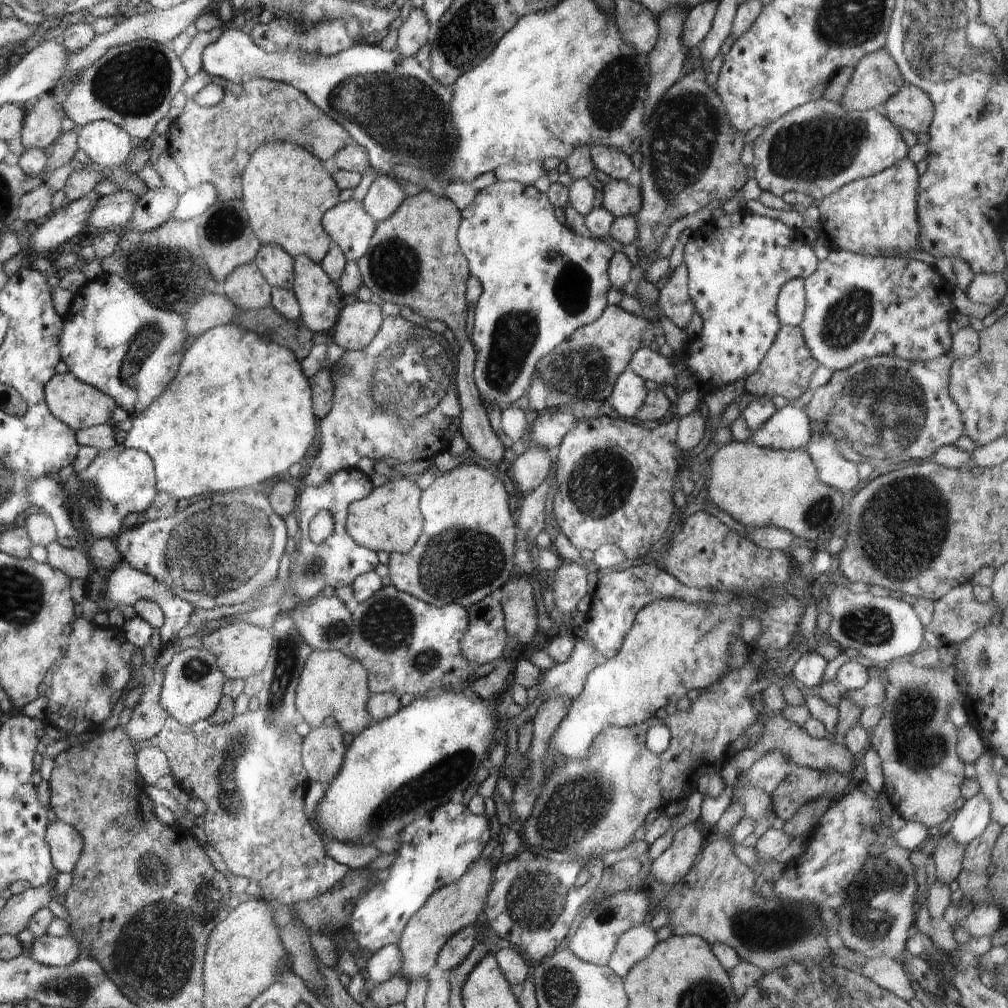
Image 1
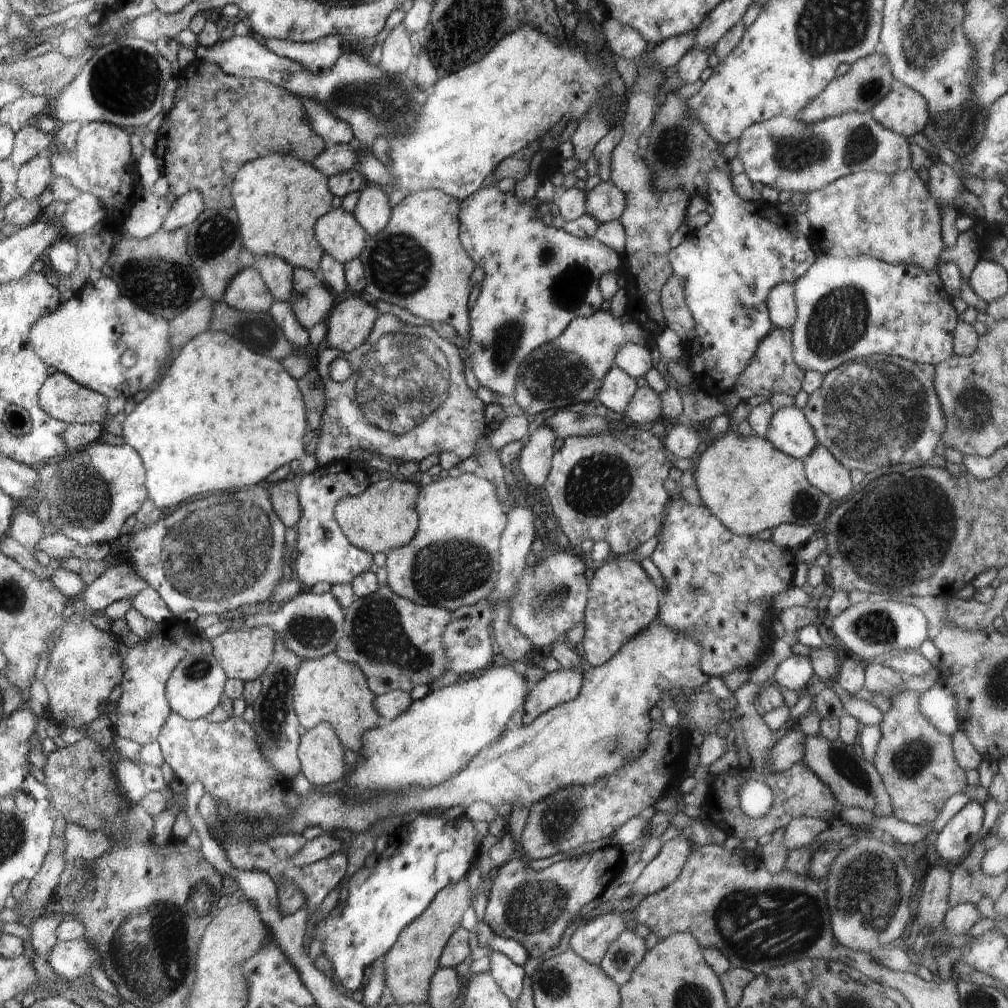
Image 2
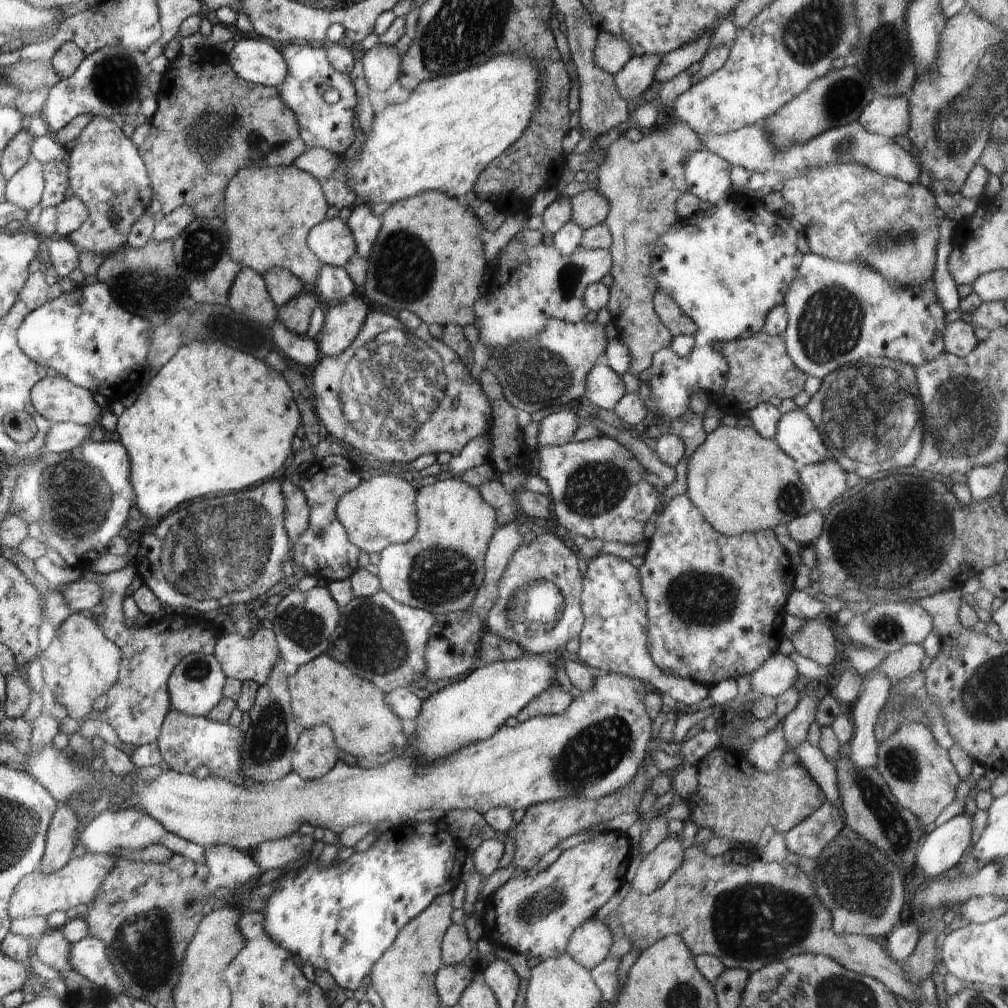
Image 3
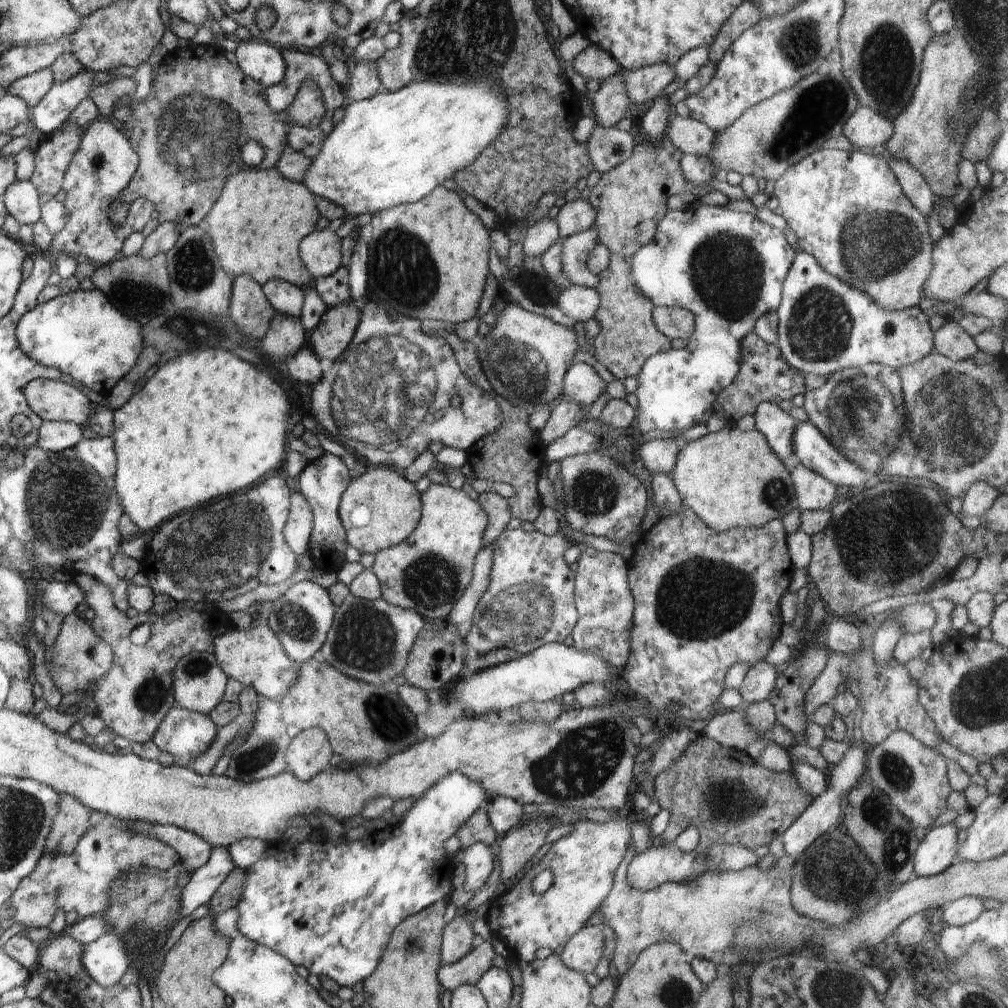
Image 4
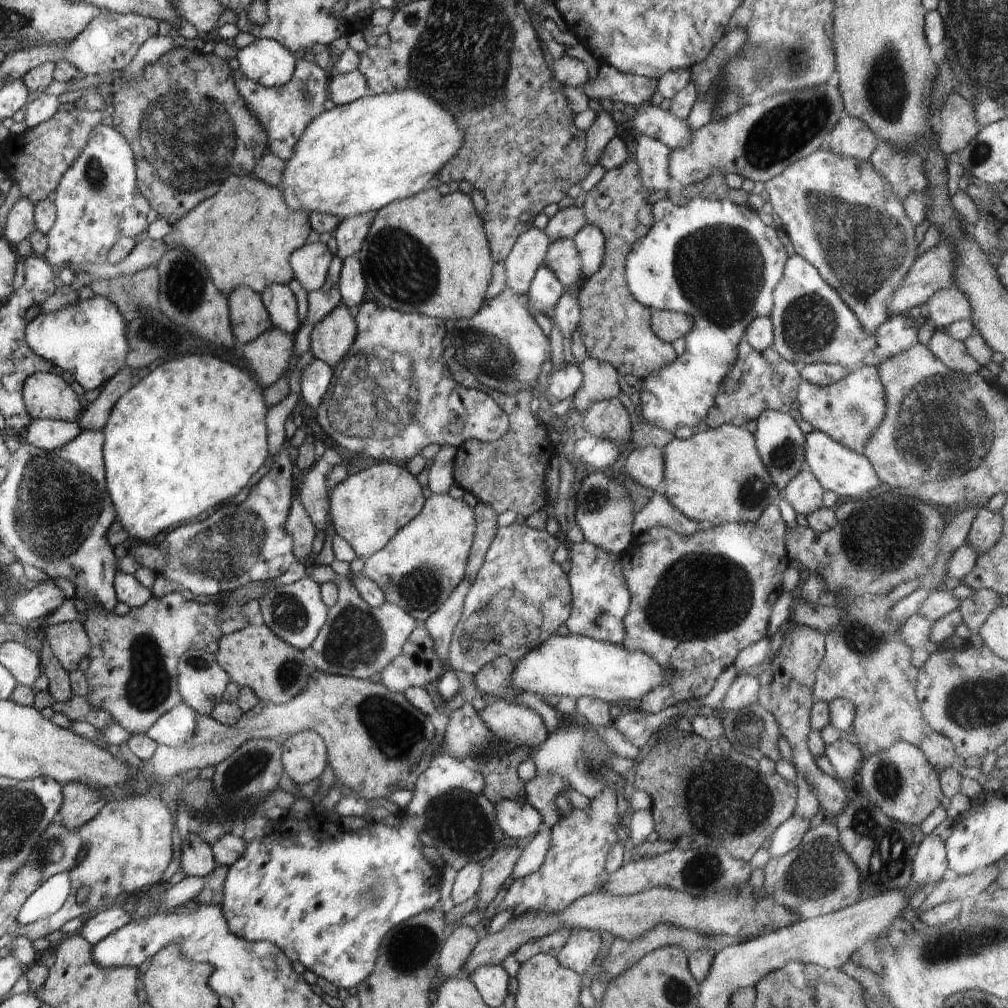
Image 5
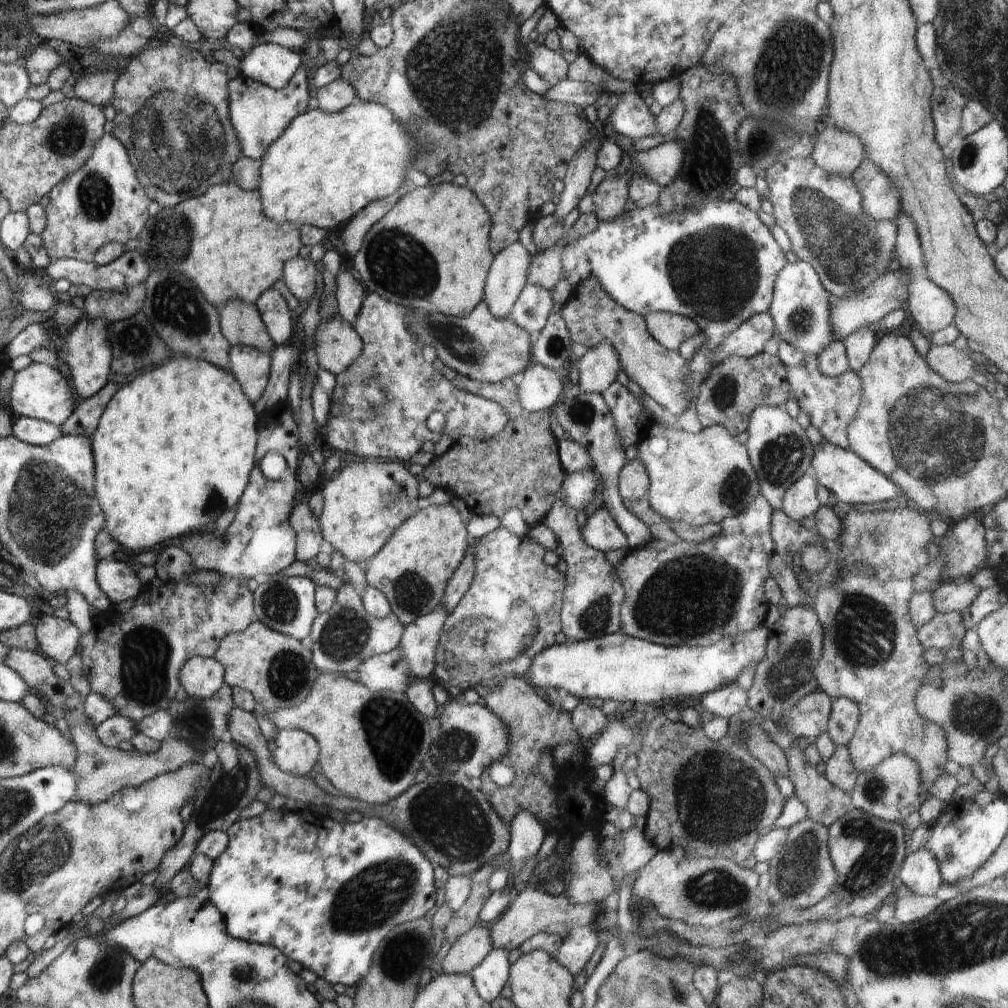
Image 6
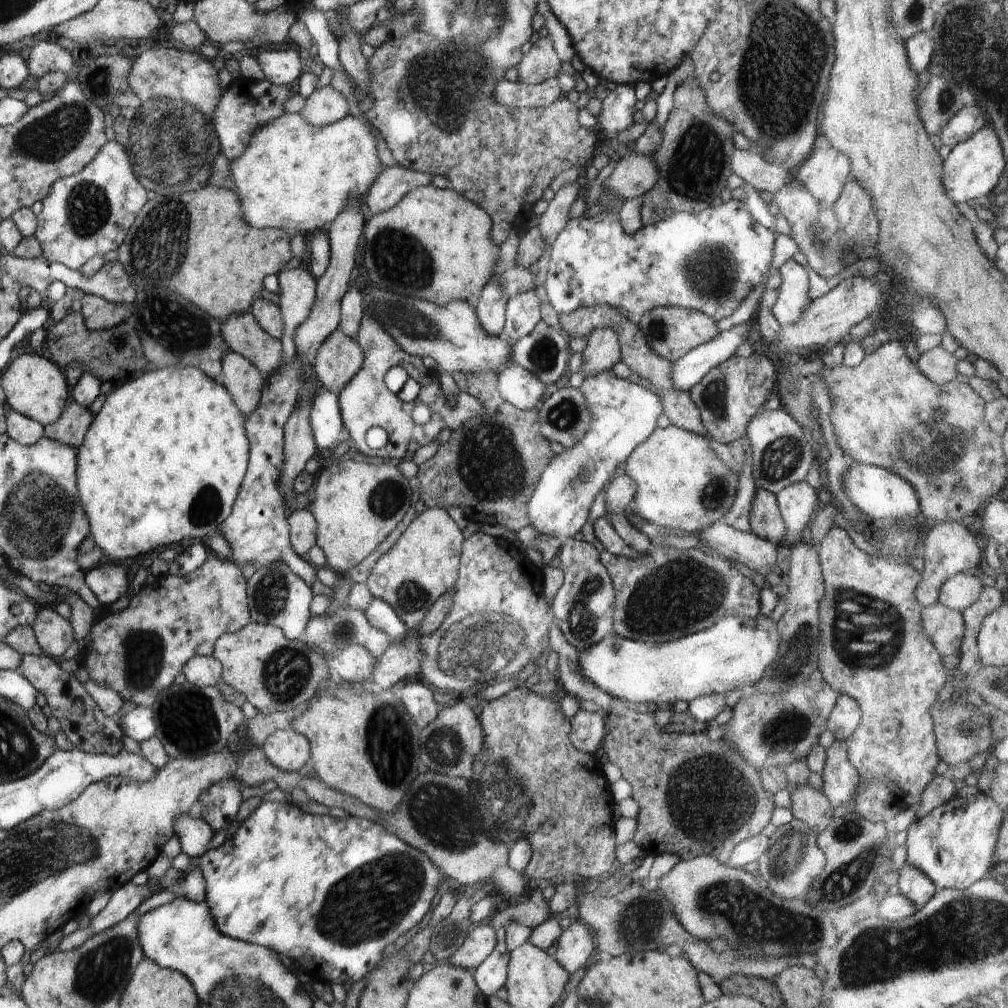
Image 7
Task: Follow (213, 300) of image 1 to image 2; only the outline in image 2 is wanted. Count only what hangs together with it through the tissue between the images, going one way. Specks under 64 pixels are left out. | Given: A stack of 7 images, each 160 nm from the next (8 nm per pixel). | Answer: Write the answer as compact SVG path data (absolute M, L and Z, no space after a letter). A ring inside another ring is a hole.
M202 296L192 308L185 310L180 318L170 320L169 343L179 349L195 336L208 330L213 314L213 300Z

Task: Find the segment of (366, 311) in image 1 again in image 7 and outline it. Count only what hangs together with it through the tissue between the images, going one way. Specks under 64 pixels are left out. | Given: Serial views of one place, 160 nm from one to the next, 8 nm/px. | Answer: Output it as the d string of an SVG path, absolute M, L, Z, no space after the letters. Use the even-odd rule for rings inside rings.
M336 329L319 348L315 373L321 386L339 392L364 365L364 354L356 339Z

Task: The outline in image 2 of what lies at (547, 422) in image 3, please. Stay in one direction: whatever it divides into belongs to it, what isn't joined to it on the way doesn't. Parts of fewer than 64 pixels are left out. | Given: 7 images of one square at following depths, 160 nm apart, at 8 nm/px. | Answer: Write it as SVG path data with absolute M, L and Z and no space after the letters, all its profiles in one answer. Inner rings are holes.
M544 422L538 426L516 460L517 473L535 487L543 487L551 469L555 435Z

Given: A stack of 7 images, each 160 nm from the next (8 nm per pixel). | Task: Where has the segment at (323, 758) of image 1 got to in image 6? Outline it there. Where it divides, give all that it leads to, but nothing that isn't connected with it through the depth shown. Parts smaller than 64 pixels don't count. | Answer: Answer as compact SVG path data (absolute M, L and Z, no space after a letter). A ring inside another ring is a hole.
M280 729L277 738L271 742L272 754L278 768L285 773L308 776L318 762L318 741L314 735L300 729Z

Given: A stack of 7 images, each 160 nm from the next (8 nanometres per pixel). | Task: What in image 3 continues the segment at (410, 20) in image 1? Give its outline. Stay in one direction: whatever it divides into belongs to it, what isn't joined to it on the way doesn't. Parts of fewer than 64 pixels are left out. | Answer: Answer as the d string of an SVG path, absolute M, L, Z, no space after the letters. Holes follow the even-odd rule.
M376 43L369 51L365 51L362 64L370 91L385 92L399 80L403 58L396 47Z

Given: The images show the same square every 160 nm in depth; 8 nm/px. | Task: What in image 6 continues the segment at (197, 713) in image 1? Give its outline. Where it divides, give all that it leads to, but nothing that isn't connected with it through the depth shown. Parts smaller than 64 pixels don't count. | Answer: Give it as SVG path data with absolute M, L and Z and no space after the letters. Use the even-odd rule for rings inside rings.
M203 653L190 655L180 670L180 683L187 694L196 699L209 699L218 694L225 682L225 667L216 657L206 657Z

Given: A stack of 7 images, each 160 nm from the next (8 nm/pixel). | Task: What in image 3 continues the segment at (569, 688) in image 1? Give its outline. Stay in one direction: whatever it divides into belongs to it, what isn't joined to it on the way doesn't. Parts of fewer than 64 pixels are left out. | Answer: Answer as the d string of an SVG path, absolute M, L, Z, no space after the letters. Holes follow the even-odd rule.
M558 684L548 687L535 699L532 699L516 716L520 723L536 715L562 714L572 702L569 691L561 689Z

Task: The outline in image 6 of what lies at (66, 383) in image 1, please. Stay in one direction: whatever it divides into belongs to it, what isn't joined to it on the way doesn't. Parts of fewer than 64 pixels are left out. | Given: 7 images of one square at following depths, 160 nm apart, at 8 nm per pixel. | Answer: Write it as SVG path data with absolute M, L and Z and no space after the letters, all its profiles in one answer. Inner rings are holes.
M33 362L16 372L13 377L9 408L15 416L25 416L55 425L63 425L73 414L74 396L64 376L58 372L58 368Z

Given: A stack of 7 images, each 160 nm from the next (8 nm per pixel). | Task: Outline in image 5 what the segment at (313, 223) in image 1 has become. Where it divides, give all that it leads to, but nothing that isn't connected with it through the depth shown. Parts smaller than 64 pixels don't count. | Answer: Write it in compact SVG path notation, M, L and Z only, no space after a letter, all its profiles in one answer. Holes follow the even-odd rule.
M248 175L230 176L226 186L222 185L222 194L214 194L210 202L202 201L186 217L173 223L174 229L162 240L167 244L167 250L174 247L188 246L188 250L195 257L202 258L206 266L210 266L210 274L214 274L214 282L218 282L218 290L226 296L237 286L249 286L260 295L269 285L288 285L295 277L289 258L310 236L309 212L304 209L290 210L284 204L282 190L264 184L262 179L254 180Z

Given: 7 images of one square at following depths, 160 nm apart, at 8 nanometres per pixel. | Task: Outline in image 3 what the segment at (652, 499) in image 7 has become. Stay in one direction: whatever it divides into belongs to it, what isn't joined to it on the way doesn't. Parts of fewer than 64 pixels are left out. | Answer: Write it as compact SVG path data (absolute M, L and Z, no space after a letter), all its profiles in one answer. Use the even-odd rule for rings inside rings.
M730 417L707 434L706 440L691 454L687 464L687 495L718 532L732 536L787 525L814 509L793 458L782 452L774 439L762 438L752 427L737 426Z

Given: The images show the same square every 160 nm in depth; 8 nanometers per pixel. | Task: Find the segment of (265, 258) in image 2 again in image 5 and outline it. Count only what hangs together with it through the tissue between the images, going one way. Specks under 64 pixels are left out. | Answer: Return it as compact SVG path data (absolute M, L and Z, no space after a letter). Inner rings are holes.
M269 285L260 294L273 321L273 326L295 334L301 326L297 299L288 285Z

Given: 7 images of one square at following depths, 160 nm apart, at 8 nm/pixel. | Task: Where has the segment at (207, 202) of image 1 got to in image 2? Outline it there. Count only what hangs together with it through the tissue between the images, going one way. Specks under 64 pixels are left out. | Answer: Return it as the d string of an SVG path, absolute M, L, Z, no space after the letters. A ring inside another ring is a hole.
M191 190L177 197L171 204L162 228L173 231L189 226L191 222L194 222L200 216L202 210L204 210L202 194L200 194L199 190Z

